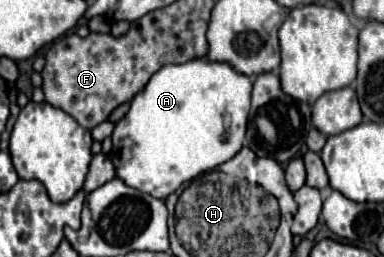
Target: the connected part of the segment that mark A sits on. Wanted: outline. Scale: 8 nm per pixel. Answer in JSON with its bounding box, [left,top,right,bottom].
[108,60,250,200]

